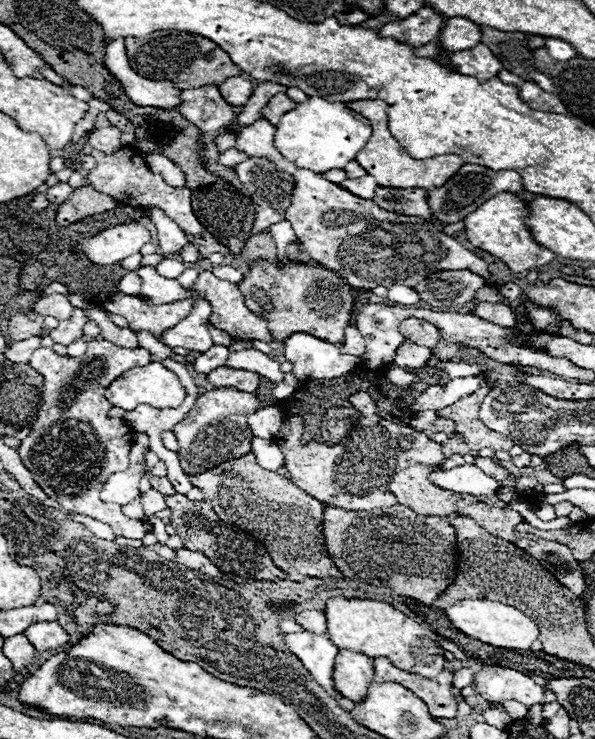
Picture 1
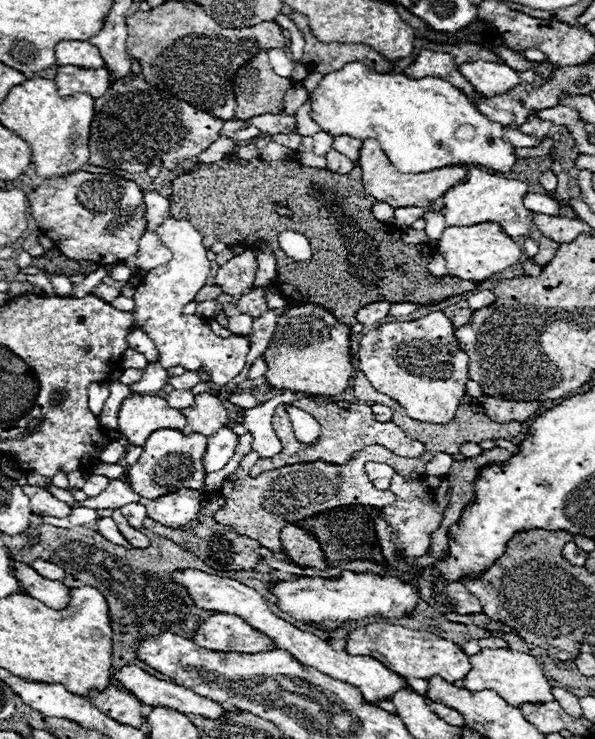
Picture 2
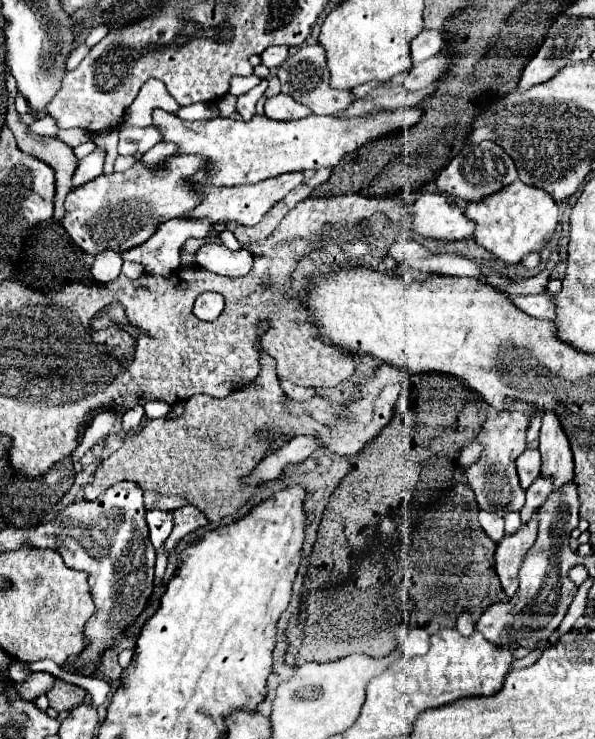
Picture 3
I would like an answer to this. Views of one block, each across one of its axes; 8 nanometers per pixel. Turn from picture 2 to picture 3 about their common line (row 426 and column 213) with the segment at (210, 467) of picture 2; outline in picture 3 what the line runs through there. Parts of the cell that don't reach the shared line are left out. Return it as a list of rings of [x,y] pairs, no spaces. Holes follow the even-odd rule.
[[[174,218],[170,222],[164,222],[158,226],[158,234],[150,238],[150,242],[144,242],[142,246],[136,246],[134,250],[122,252],[122,260],[140,262],[148,274],[172,274],[180,266],[180,248],[188,238],[206,238],[214,230],[214,222],[206,222],[204,218]]]

